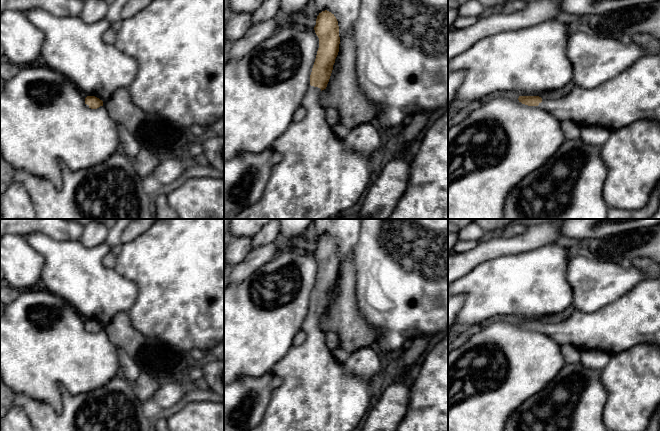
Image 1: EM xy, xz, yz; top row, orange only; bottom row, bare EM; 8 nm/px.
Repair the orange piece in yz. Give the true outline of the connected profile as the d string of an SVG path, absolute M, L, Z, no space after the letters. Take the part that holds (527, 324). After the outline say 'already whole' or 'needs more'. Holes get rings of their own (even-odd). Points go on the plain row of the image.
M660 277L646 278L626 295L592 313L574 310L564 322L545 324L539 320L519 320L518 324L528 330L539 330L560 346L571 344L580 352L602 350L616 355L641 343L660 348Z; needs more

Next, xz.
M325 234L319 237L314 251L319 262L319 272L310 299L310 310L301 330L306 333L305 341L299 346L292 346L273 366L271 372L282 379L282 384L273 389L267 409L261 422L249 431L353 431L366 416L371 400L371 384L359 377L351 376L345 371L325 342L325 333L320 329L319 320L326 313L335 283L339 276L339 250L334 238Z; needs more

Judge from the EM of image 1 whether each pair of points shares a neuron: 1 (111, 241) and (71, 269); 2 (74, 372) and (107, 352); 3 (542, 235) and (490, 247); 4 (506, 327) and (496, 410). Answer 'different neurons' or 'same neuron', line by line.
1: different neurons
2: same neuron
3: same neuron
4: same neuron

